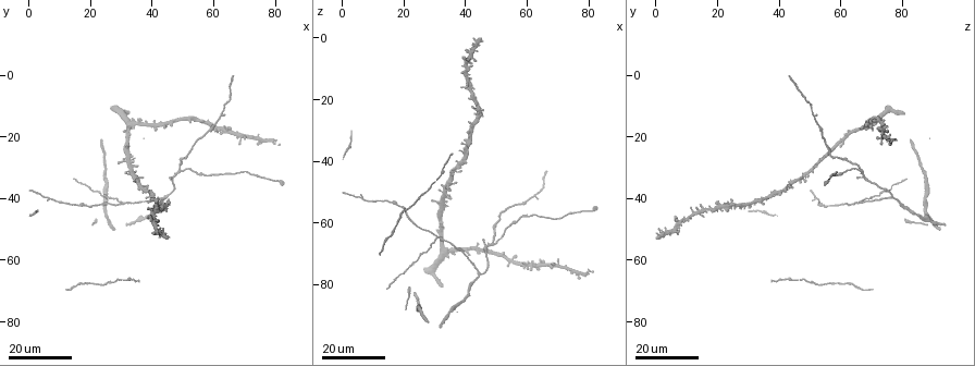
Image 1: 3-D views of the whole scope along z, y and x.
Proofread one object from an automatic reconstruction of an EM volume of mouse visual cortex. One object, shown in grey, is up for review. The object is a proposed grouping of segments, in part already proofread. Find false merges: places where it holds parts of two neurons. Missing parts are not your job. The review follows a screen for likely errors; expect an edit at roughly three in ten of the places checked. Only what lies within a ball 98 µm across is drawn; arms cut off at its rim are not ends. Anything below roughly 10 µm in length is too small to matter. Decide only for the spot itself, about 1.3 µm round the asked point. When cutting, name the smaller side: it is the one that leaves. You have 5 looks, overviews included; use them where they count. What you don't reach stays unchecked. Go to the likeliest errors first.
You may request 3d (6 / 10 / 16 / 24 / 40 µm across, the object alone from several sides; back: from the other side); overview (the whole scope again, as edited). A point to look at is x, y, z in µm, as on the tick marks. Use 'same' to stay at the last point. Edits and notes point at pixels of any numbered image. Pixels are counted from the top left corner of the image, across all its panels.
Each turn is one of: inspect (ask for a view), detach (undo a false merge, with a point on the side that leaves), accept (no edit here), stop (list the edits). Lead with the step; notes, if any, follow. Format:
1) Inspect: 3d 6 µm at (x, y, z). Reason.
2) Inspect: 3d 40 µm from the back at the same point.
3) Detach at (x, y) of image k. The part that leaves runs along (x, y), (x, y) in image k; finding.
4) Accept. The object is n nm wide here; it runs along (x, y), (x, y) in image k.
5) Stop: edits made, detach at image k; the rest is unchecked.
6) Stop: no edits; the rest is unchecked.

Inspect: 3d 16 µm at (50, 31, 66). Three-way junction.

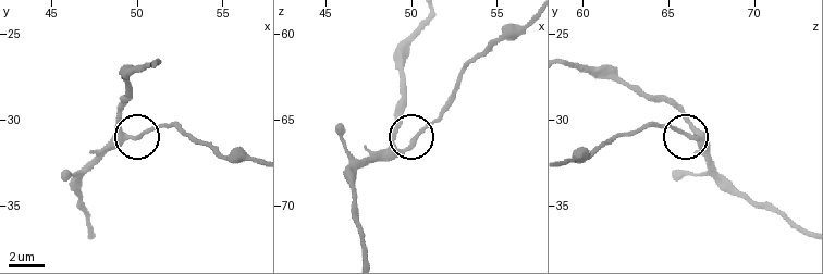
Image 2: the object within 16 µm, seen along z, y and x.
Inspect: 3d 6 µm at (49.5, 30.9, 66.8). Zoom in.

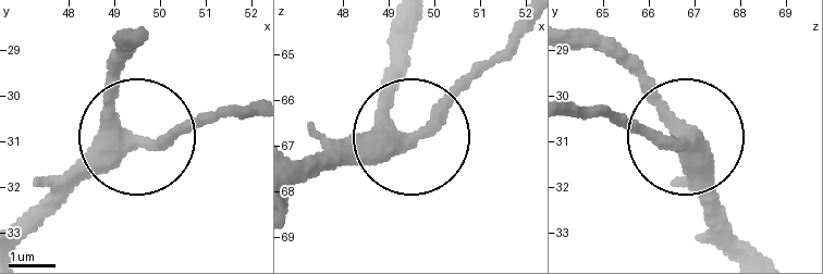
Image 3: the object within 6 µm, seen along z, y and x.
Accept. 3 arms meet here; continuous, no second neuron.

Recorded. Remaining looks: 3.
Inspect: 3d 24 µm at (31, 42, 65). Small branch off a trunk.

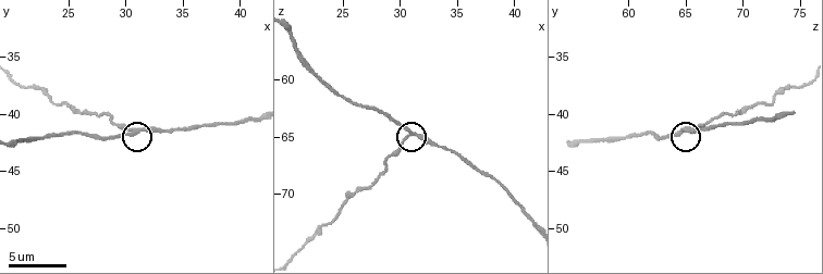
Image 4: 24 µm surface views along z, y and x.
Inspect: 3d 6 µm at (30.8, 41.6, 64.6). Zoom in.

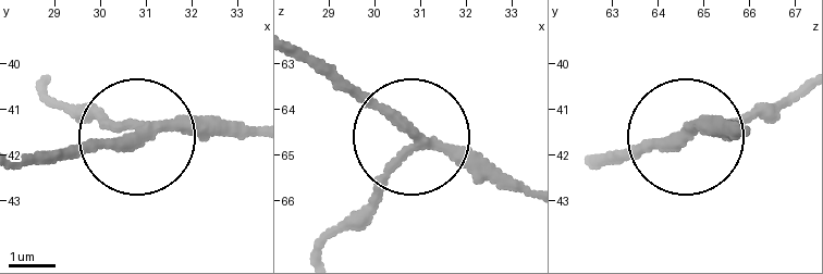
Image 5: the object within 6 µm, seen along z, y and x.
Accept. It runs along (525, 192), (407, 146), (341, 228) in image 5; all the same neuron.

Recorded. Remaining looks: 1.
Stop: no edits; the rest is unchecked.

